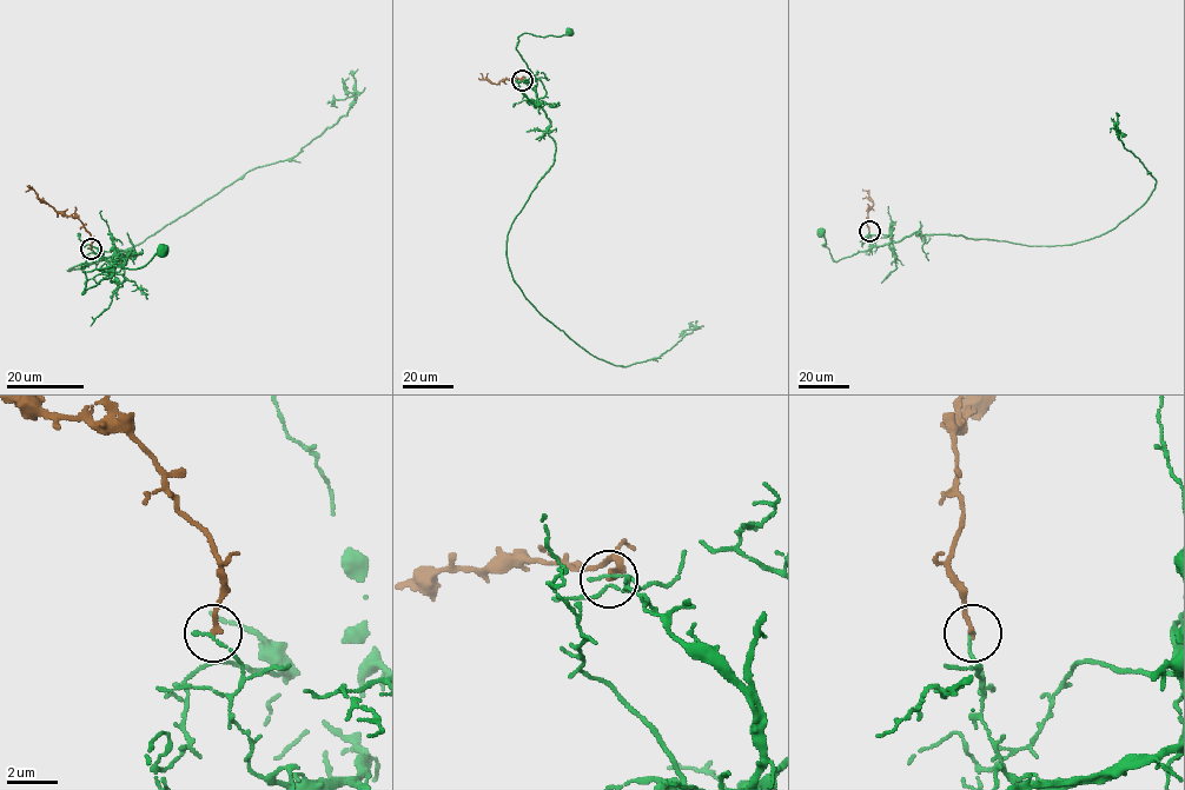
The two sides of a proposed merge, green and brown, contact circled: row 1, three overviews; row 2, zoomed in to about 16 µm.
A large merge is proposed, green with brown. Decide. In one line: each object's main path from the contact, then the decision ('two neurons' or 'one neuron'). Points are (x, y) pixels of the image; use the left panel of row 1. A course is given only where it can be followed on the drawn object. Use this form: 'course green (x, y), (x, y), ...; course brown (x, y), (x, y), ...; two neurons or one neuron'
course green (91, 249), (96, 267), (113, 274), (83, 293), (85, 272), (114, 266), (143, 267), (161, 251); course brown (91, 249), (91, 234), (77, 218), (61, 214), (39, 198), (28, 185); two neurons

